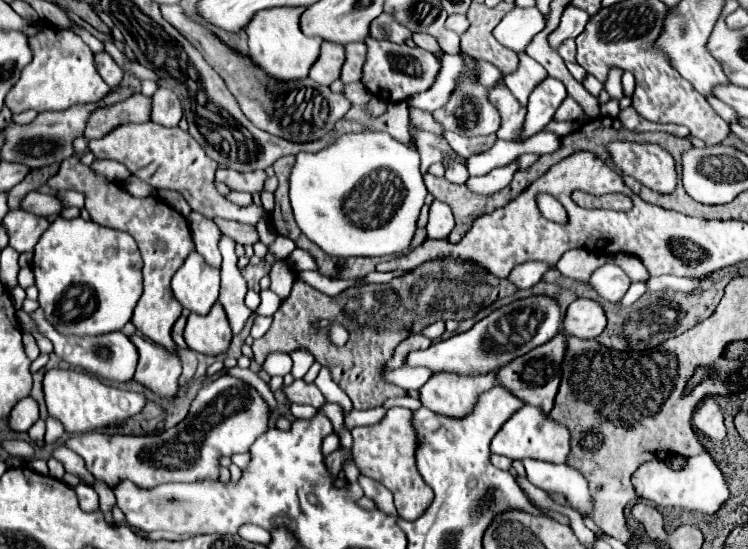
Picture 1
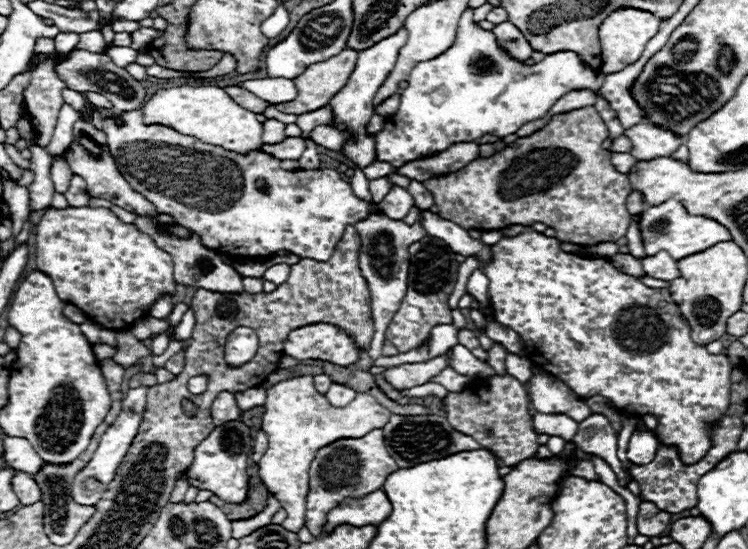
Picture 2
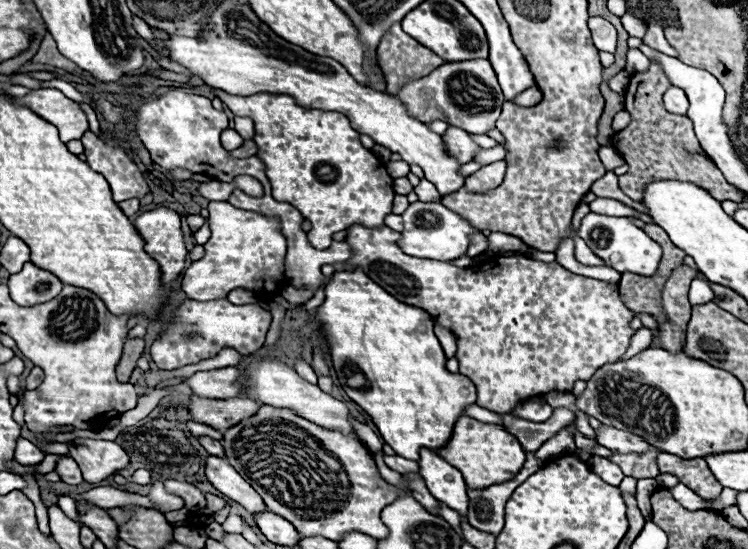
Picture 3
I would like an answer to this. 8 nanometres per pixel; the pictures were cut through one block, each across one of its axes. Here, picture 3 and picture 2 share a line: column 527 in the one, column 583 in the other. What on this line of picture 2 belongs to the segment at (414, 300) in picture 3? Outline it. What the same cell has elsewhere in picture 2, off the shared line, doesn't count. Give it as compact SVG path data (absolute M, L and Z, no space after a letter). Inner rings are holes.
M526 228L522 234L514 236L514 238L502 238L498 244L492 246L492 262L482 266L480 270L488 276L490 280L490 288L488 288L488 296L490 296L490 310L492 310L492 318L508 328L512 328L514 332L518 332L522 336L522 340L526 342L526 356L530 356L532 362L536 362L542 370L554 374L556 378L560 378L572 392L576 392L580 398L592 398L592 396L604 396L608 398L620 412L626 414L654 414L658 418L658 426L656 426L656 434L658 440L664 444L672 444L680 450L680 458L684 464L694 464L696 460L700 460L706 450L710 448L710 440L706 436L706 422L714 422L720 414L726 412L728 404L730 404L730 372L732 372L732 364L728 360L728 356L724 354L710 354L704 346L696 344L690 336L690 326L684 320L684 316L680 314L676 302L672 300L668 290L658 290L658 288L648 288L644 286L638 278L628 276L618 272L608 260L600 258L600 260L590 260L590 258L582 258L576 254L568 254L560 248L560 240L556 238L548 238L532 228Z

